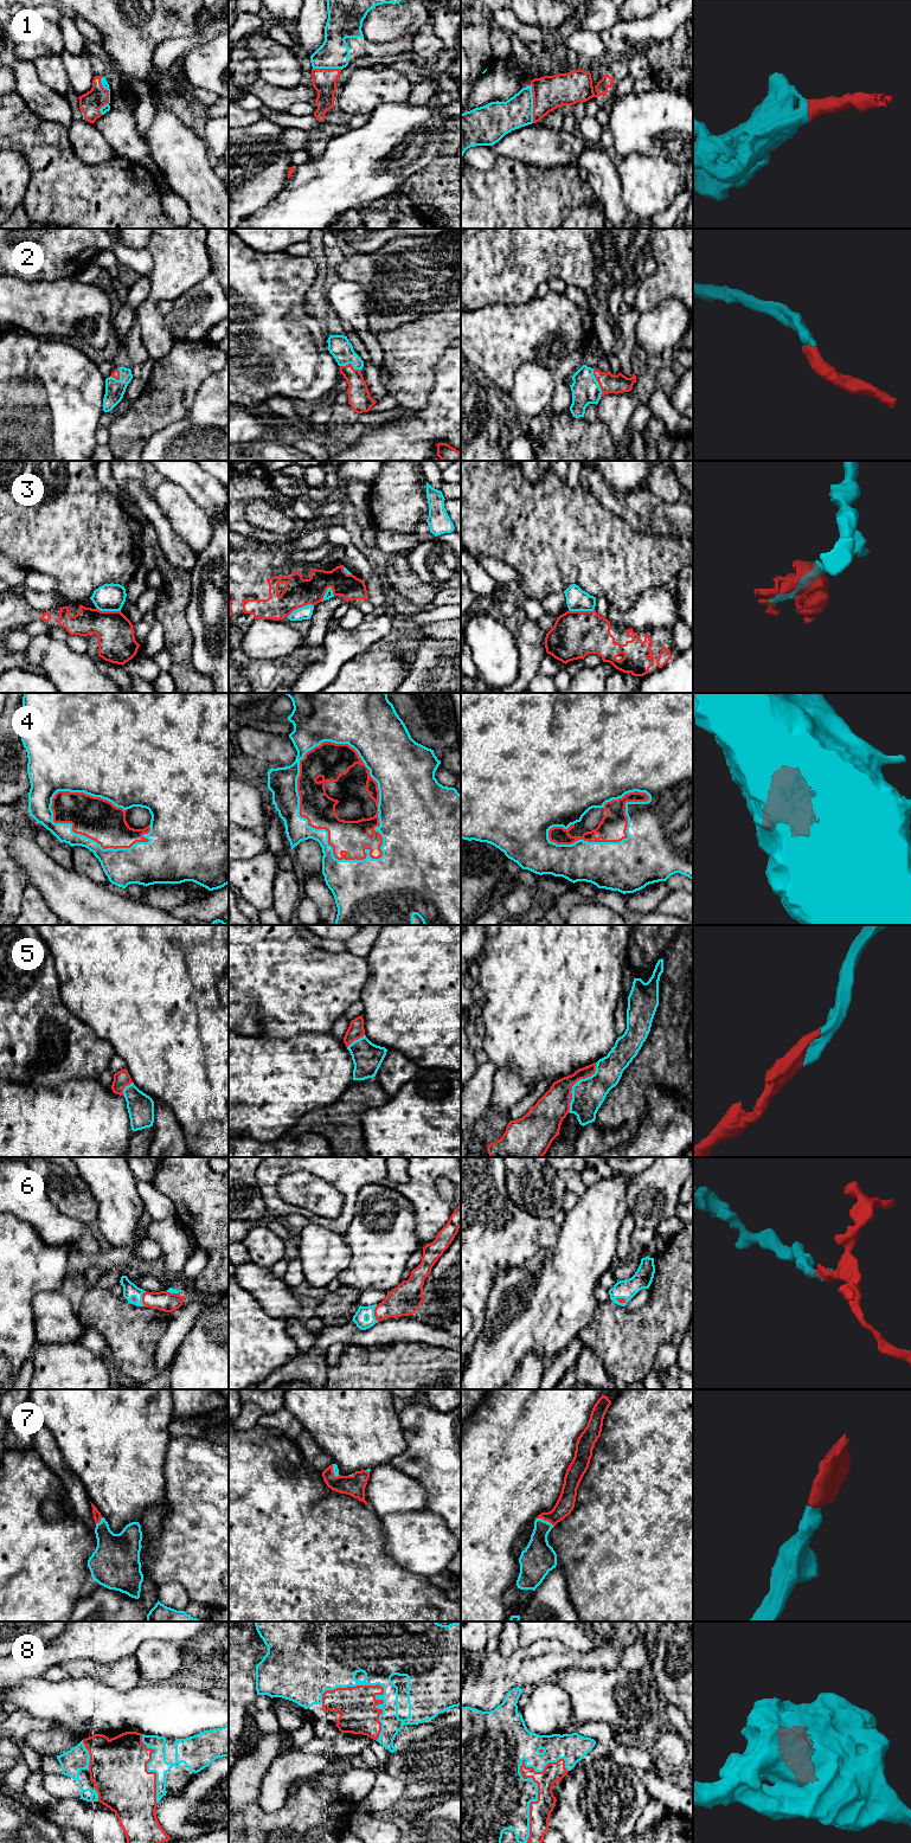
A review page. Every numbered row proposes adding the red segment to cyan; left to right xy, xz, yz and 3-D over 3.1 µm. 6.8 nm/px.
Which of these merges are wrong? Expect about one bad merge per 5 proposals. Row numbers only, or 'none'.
3

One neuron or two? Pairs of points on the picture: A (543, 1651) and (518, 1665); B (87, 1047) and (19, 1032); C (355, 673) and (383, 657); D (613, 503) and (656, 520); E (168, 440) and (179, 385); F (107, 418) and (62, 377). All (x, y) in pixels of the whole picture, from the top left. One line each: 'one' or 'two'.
A: one
B: one
C: one
D: one
E: two
F: two

